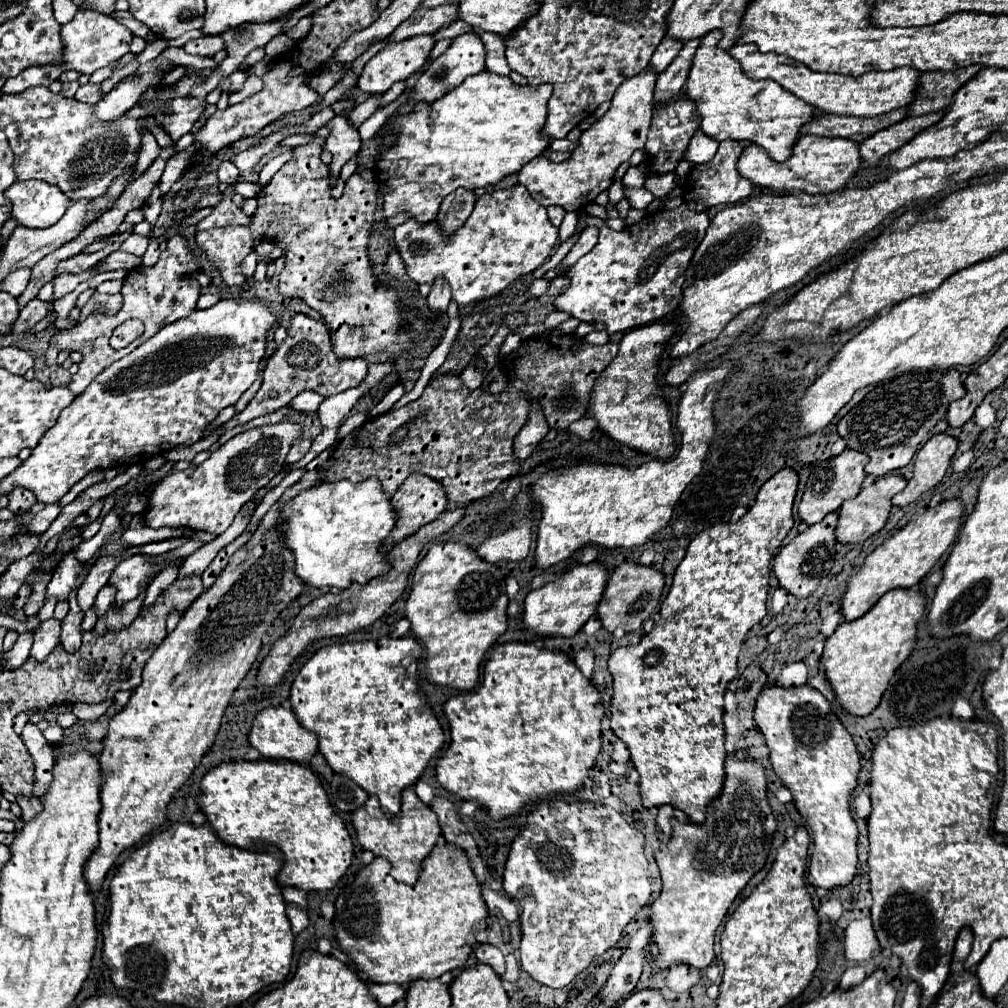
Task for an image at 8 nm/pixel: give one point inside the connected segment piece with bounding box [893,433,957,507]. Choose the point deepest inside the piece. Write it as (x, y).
(932, 461)

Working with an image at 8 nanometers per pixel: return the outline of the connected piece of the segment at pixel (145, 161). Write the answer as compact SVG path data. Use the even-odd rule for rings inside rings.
M143 129L142 146L140 154L135 165L135 171L141 175L159 156L161 147L158 145L155 137L149 131Z

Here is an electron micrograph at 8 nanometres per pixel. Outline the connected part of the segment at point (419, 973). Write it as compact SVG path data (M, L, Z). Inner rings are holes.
M445 843L435 847L423 861L423 871L415 885L395 881L391 877L391 863L383 857L365 865L337 899L337 915L333 923L341 949L351 957L351 963L359 973L367 975L371 983L407 985L415 979L437 979L443 973L465 965L477 943L477 933L487 929L487 917L489 913L481 895L481 885L469 867L467 853L457 845Z

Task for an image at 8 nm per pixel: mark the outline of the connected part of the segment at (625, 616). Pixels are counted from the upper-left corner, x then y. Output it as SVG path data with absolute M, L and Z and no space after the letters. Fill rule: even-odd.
M633 561L621 563L613 571L613 575L611 575L607 587L605 587L603 599L597 607L597 617L601 619L603 629L611 631L611 633L615 629L623 629L623 631L641 629L643 621L659 605L663 587L665 587L665 575L655 565L639 565L639 563L633 563Z

